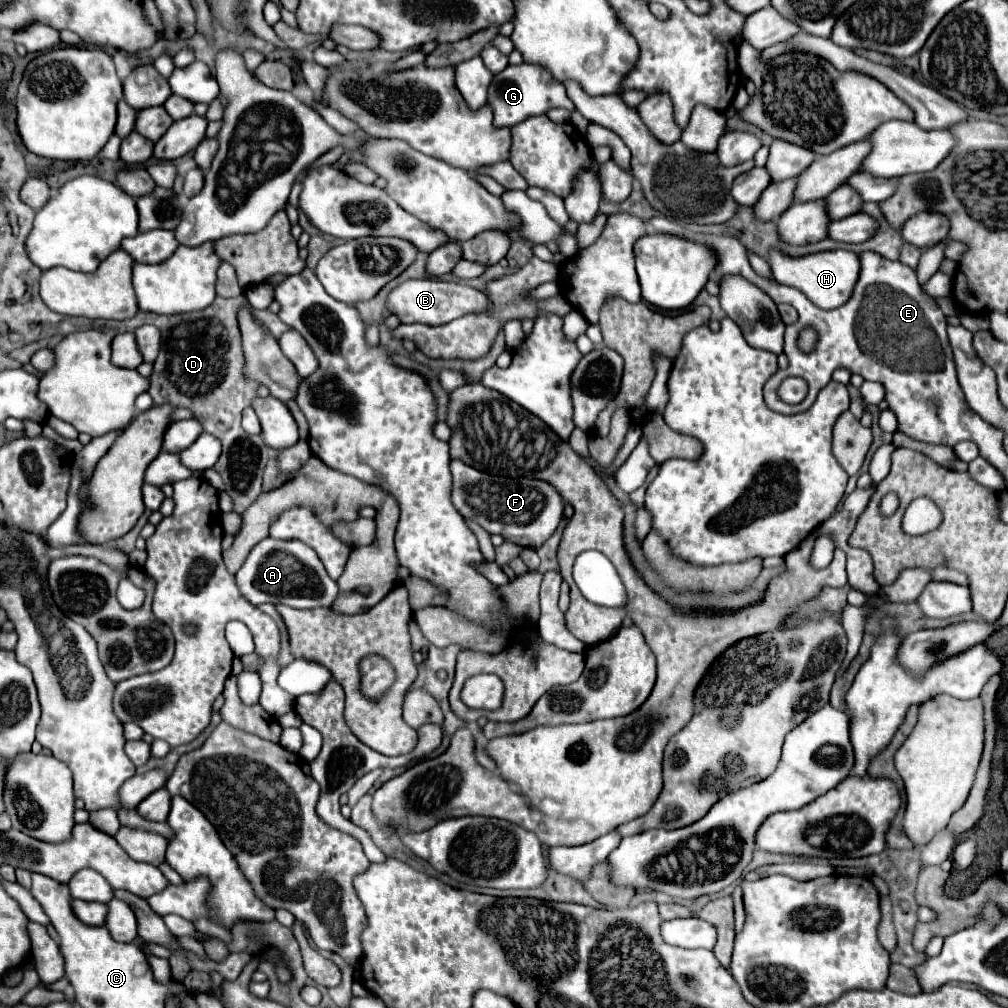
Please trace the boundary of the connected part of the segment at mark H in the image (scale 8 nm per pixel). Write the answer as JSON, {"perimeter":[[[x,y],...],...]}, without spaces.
{"perimeter":[[[772,248],[768,252],[768,264],[772,268],[774,278],[780,284],[788,284],[788,286],[802,290],[816,306],[820,306],[824,310],[838,308],[850,298],[852,288],[858,280],[858,272],[860,272],[858,256],[850,250],[830,250],[830,252],[808,254],[808,256],[788,256],[788,254]]]}

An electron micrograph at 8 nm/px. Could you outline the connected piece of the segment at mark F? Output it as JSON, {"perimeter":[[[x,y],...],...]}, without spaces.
{"perimeter":[[[460,460],[450,464],[454,476],[452,502],[456,510],[478,522],[490,534],[500,534],[504,540],[526,548],[542,546],[558,528],[564,516],[564,500],[552,484],[534,478],[504,478],[480,472],[472,466],[466,466]]]}

